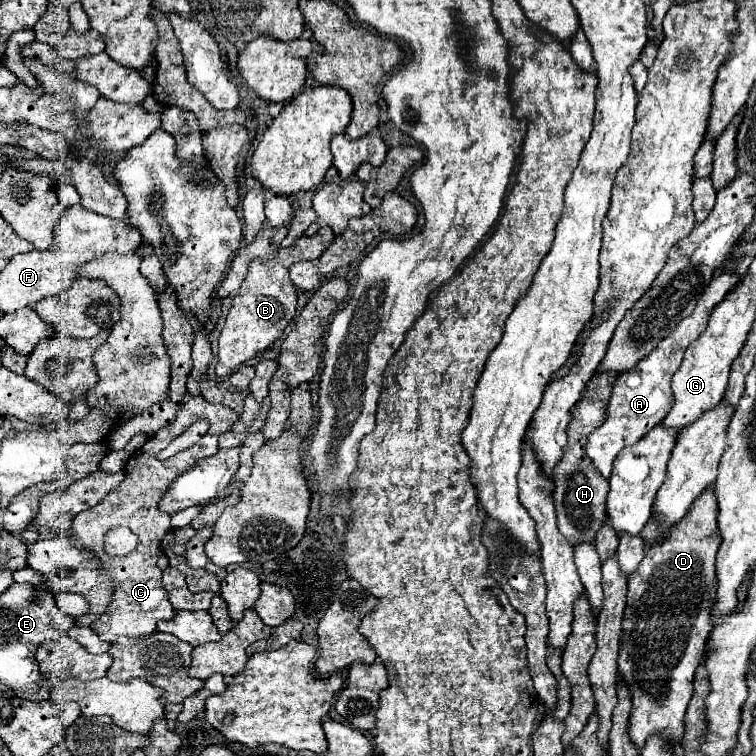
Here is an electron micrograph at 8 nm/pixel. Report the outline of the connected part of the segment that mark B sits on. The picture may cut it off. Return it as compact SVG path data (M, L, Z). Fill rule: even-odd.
M325 226L315 236L301 236L293 246L279 248L275 256L257 258L251 262L249 274L233 298L233 306L227 314L225 328L219 336L219 354L215 366L217 376L225 378L233 374L245 362L269 350L285 334L285 328L293 322L297 312L297 288L289 278L289 266L295 260L301 262L319 258L333 240L335 240L333 230Z

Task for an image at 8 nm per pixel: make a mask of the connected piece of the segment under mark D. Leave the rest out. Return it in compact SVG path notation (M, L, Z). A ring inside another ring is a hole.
M709 488L705 494L701 492L701 496L697 496L693 508L689 508L689 516L685 516L685 520L681 520L669 536L665 536L665 544L649 548L645 560L641 560L641 568L629 576L629 594L617 664L633 694L629 736L637 748L643 748L645 740L653 732L665 734L671 746L683 736L683 718L693 694L693 674L703 658L705 644L713 628L709 620L709 600L713 600L713 592L717 592L715 556L719 544L721 534L717 532L717 498L713 496L713 488Z

